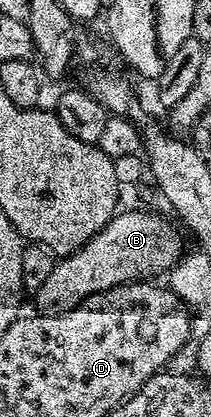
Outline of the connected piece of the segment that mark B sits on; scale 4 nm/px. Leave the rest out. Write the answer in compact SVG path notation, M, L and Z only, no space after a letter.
M126 210L115 213L109 224L100 228L96 236L92 236L75 254L67 254L55 261L52 272L48 272L48 280L40 284L40 288L33 291L32 298L39 314L62 314L73 306L79 306L83 298L91 294L99 294L102 290L110 290L114 286L120 286L135 280L154 280L157 274L165 275L178 262L184 254L182 242L178 234L162 218L154 214L145 214L142 210Z

